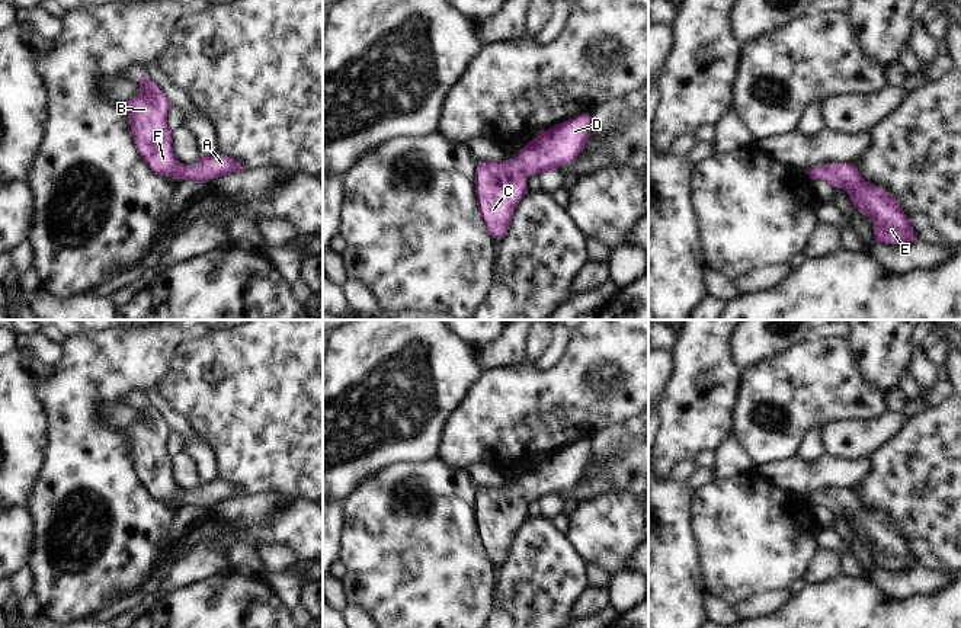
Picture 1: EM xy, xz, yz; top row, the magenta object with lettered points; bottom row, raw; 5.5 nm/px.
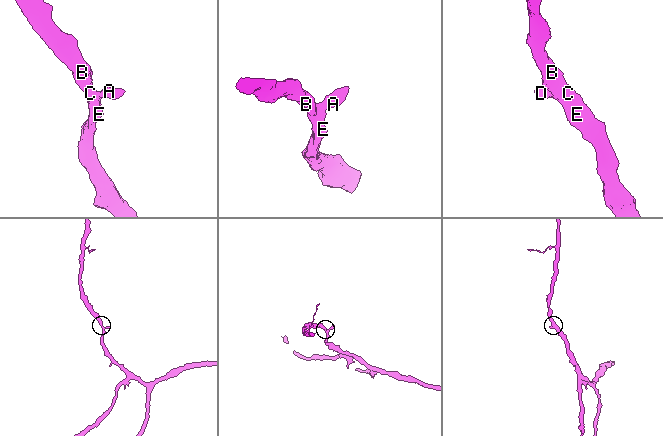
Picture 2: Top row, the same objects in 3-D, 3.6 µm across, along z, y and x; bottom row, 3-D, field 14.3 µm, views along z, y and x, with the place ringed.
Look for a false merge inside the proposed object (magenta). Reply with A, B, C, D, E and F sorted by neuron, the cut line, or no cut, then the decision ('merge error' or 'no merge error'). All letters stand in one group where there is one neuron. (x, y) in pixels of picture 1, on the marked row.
groups A B C D E F; cut none; no merge error

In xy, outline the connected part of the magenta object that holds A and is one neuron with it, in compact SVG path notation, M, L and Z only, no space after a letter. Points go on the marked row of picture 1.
M137 76L140 93L124 103L132 140L142 161L158 176L173 176L177 182L198 180L206 183L233 172L244 170L236 160L217 153L201 157L192 167L183 166L173 154L172 129L167 125L170 103L163 90L151 80Z

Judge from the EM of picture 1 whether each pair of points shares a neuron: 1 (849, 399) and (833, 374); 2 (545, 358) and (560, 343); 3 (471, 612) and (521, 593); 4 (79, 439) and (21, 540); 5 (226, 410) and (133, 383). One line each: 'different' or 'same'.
1: same
2: same
3: different
4: different
5: different

